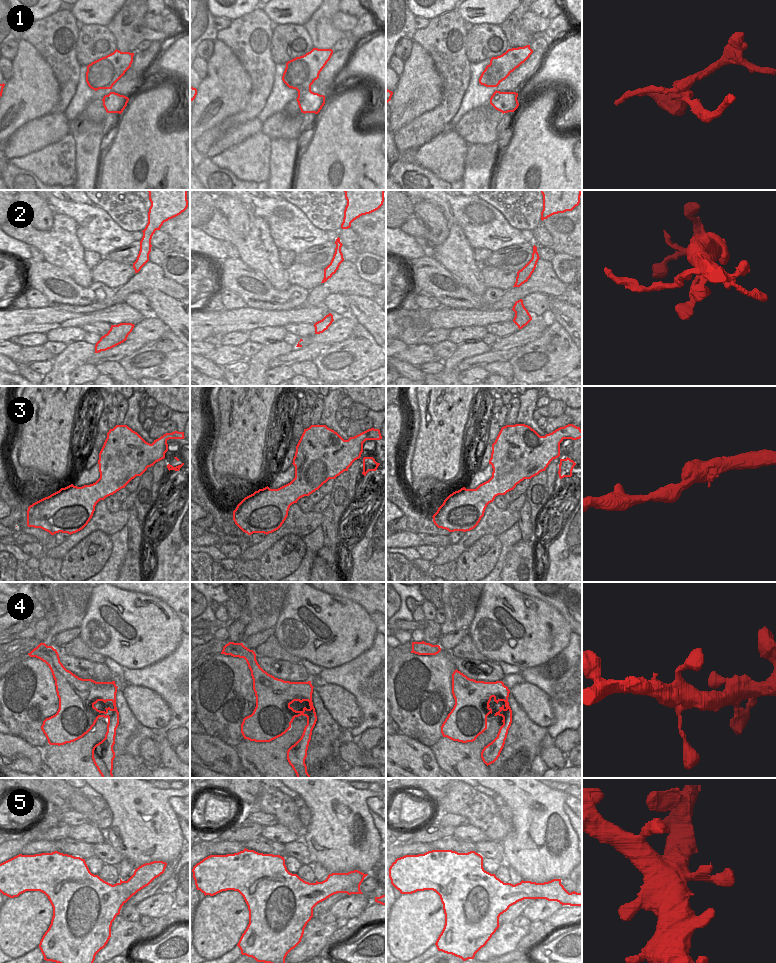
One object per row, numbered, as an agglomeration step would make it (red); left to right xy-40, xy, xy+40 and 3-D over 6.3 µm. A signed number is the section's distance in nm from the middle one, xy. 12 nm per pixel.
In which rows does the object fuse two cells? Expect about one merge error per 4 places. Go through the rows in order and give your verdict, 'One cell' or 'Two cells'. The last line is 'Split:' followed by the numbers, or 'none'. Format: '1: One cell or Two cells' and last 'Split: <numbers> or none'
1: Two cells
2: One cell
3: One cell
4: One cell
5: One cell
Split: 1

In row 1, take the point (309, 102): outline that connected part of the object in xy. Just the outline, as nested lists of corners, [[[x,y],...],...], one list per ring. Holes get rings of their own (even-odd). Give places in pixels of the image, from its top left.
[[[298,89],[297,102],[302,113],[318,114],[325,104],[325,96],[305,89]]]

